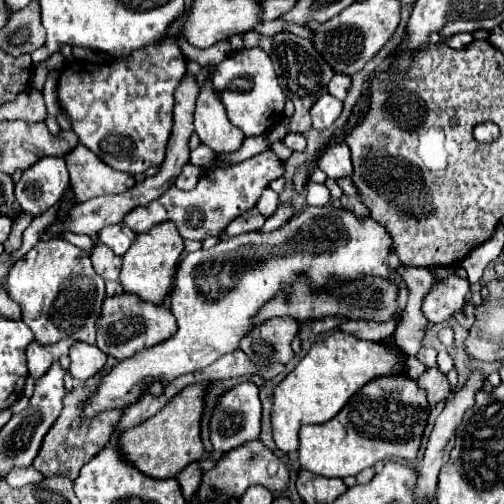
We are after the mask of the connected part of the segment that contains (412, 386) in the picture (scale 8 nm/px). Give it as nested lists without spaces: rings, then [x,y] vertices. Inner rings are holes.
[[[378,378],[378,382],[366,384],[360,394],[354,394],[354,398],[332,420],[300,428],[300,468],[320,476],[346,478],[356,476],[368,466],[374,466],[378,460],[412,462],[422,440],[426,418],[426,394],[412,378]]]

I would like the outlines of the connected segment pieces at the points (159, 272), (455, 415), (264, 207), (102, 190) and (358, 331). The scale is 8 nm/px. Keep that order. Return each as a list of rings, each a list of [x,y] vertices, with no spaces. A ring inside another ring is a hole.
[[[162,222],[154,226],[154,230],[146,234],[138,234],[130,250],[124,254],[124,264],[120,274],[120,284],[124,292],[136,294],[158,306],[164,304],[170,290],[174,288],[174,274],[176,274],[178,258],[182,256],[182,250],[184,250],[184,240],[172,222]]]
[[[474,370],[474,372],[468,376],[466,384],[464,384],[460,390],[456,390],[456,392],[454,392],[454,396],[446,402],[446,406],[444,406],[442,414],[436,418],[434,430],[432,430],[432,434],[430,434],[430,440],[428,440],[428,446],[426,446],[426,452],[424,452],[424,460],[422,460],[422,464],[418,466],[418,470],[420,470],[418,490],[430,490],[430,494],[436,494],[438,474],[440,474],[440,468],[448,462],[450,450],[452,450],[452,446],[454,446],[454,432],[456,432],[456,426],[460,424],[460,420],[462,420],[464,412],[466,412],[466,410],[470,410],[470,408],[474,406],[474,396],[476,396],[476,392],[482,388],[484,380],[486,380],[484,372],[482,372],[482,370]]]
[[[268,186],[268,188],[264,190],[264,194],[260,196],[256,208],[260,210],[260,214],[264,214],[264,216],[268,218],[268,216],[276,210],[276,206],[278,206],[278,194]]]
[[[78,144],[64,160],[70,172],[72,192],[80,202],[100,194],[124,192],[134,186],[132,174],[110,168],[100,158],[96,158],[96,154],[84,144]]]
[[[394,318],[386,320],[386,322],[374,322],[374,320],[350,320],[346,324],[340,324],[340,330],[348,332],[348,334],[354,334],[358,338],[366,338],[366,340],[384,340],[384,338],[390,338],[392,332],[394,332],[396,324],[394,324]]]

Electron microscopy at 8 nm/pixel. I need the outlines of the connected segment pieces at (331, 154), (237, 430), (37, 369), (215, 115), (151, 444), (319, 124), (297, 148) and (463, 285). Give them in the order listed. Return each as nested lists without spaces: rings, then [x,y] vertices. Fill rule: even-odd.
[[[344,142],[342,144],[330,144],[330,146],[320,150],[320,156],[318,156],[316,164],[330,178],[350,176],[350,170],[352,170],[350,150],[348,150],[348,146]]]
[[[242,382],[238,386],[234,386],[232,390],[228,390],[210,420],[210,440],[214,450],[220,452],[228,452],[236,446],[240,446],[246,440],[254,440],[260,434],[260,418],[262,418],[262,404],[258,398],[258,388],[252,382]]]
[[[66,338],[66,340],[60,340],[56,344],[50,344],[50,346],[44,346],[44,344],[38,344],[36,340],[28,346],[28,370],[30,370],[30,376],[32,378],[40,378],[48,372],[48,368],[68,352],[68,348],[74,344],[76,340],[72,338]]]
[[[208,64],[208,78],[202,84],[198,102],[196,102],[196,112],[194,112],[194,126],[196,134],[202,144],[210,146],[216,154],[220,152],[234,152],[240,148],[244,134],[238,130],[234,124],[228,122],[226,108],[222,100],[218,98],[216,90],[212,88],[212,72],[216,64]]]
[[[210,382],[186,386],[174,398],[170,398],[168,404],[156,416],[152,416],[150,420],[142,422],[136,428],[126,430],[118,442],[124,456],[134,466],[138,466],[138,470],[154,478],[174,478],[188,464],[198,462],[204,456],[204,444],[200,438],[200,422],[202,422],[204,398],[206,398],[208,386]]]
[[[324,94],[316,106],[312,106],[310,114],[312,114],[312,126],[316,130],[324,130],[324,128],[330,128],[334,124],[334,120],[340,116],[344,104],[342,100],[334,98],[332,94]]]
[[[288,134],[282,142],[284,142],[290,150],[294,150],[294,152],[304,152],[304,148],[306,148],[306,138],[300,136],[300,134]]]
[[[450,276],[444,282],[434,284],[422,302],[422,312],[426,320],[430,320],[430,324],[440,324],[452,318],[464,306],[464,298],[468,292],[468,280],[462,280],[458,276]]]

